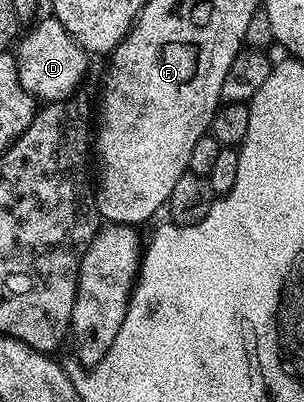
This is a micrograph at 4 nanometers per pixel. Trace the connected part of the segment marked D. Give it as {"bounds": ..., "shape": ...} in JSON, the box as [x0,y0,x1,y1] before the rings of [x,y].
{"bounds":[16,16,88,103],"shape":[[[55,16],[35,20],[29,28],[31,29],[27,31],[26,38],[17,42],[19,45],[16,58],[20,87],[42,103],[65,101],[86,77],[88,54]]]}

